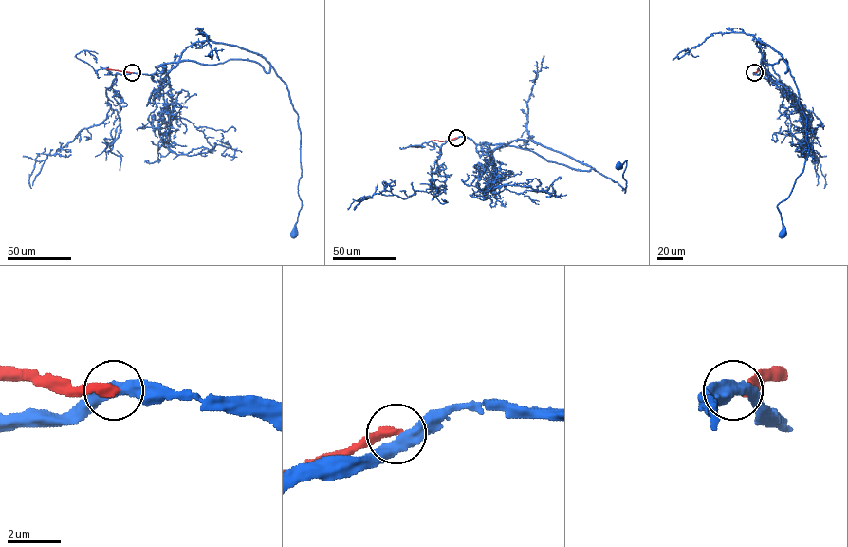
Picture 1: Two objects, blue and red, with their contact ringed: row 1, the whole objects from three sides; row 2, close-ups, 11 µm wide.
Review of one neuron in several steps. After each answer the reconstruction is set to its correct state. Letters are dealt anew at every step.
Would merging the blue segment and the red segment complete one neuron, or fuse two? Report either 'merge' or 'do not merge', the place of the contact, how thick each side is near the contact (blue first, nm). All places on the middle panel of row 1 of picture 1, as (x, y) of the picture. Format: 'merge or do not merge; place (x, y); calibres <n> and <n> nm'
do not merge; place (456, 138); calibres 440 and 360 nm

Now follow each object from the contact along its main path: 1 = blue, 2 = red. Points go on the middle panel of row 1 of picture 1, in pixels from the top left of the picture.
1: (456, 138), (468, 137), (481, 144), (515, 146), (577, 169), (593, 168), (625, 192), (626, 160), (619, 165)
2: (456, 138), (431, 140)

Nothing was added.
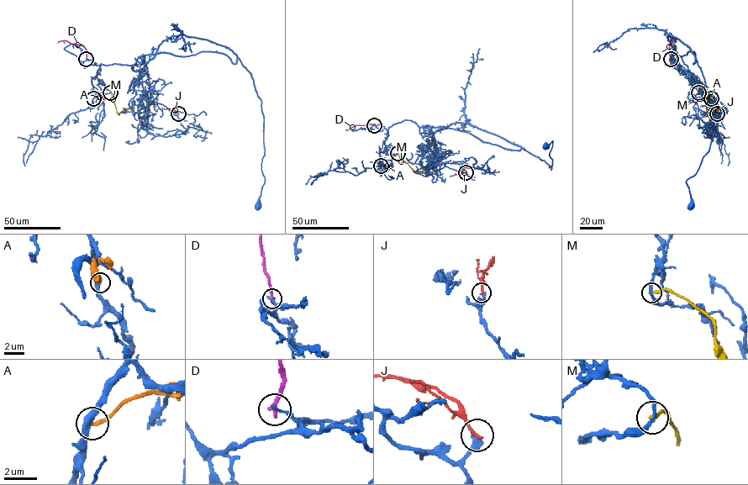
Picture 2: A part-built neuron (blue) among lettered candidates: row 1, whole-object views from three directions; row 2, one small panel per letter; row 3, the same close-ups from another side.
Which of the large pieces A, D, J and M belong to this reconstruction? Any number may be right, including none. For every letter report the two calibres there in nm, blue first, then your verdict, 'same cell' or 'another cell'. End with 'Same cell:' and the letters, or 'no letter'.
A: 360/200 nm | another cell
D: 170/280 nm | another cell
J: 320/180 nm | another cell
M: 190/200 nm | another cell
Same cell: no letter

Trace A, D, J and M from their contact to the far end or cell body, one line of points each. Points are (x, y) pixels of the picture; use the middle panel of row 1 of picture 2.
A: (381, 166), (392, 166)
D: (374, 125), (355, 125), (345, 129)
J: (466, 172), (450, 176)
M: (397, 153), (401, 161), (415, 171), (422, 172)

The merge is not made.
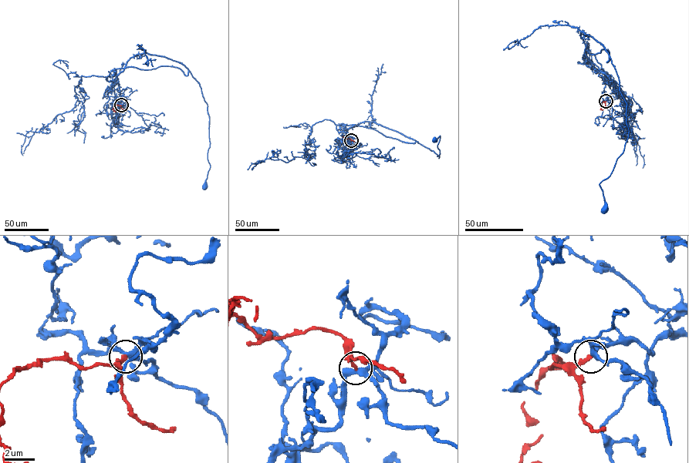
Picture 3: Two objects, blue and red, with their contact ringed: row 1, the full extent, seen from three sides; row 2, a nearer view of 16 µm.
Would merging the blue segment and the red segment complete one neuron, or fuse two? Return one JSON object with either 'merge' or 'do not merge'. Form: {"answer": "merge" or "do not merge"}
{"answer": "merge"}

